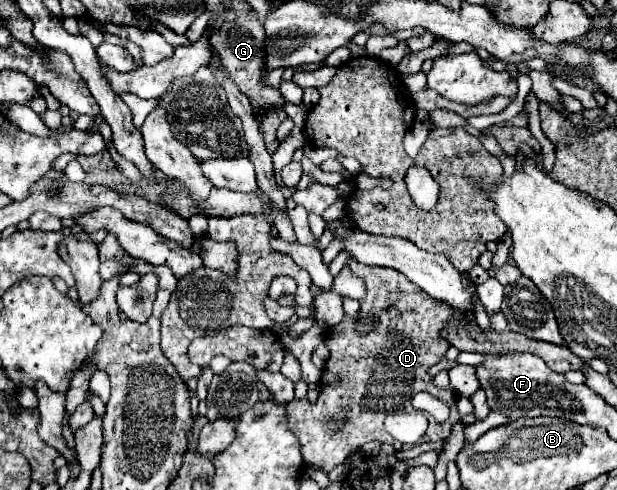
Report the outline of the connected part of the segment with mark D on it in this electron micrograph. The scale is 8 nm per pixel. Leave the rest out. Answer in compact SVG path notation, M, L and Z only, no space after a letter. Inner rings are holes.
M348 261L350 269L364 279L368 287L368 295L360 301L362 309L358 317L344 315L342 323L334 327L328 335L326 345L330 349L330 359L324 367L320 379L320 395L312 403L308 399L294 401L294 407L288 407L288 427L300 437L300 451L304 461L318 463L326 473L332 471L334 465L342 463L348 453L356 447L362 447L368 441L392 443L402 449L402 443L392 439L392 435L384 429L384 419L388 413L414 413L412 397L420 391L428 391L450 407L450 417L444 423L438 423L430 417L430 429L422 437L422 441L442 441L450 435L452 425L460 419L456 409L456 395L432 385L432 375L428 369L436 365L448 349L448 343L440 337L442 327L446 323L464 325L464 317L446 307L442 301L430 299L424 291L404 279L404 275L396 273L396 269L388 267L366 267ZM400 293L422 293L404 297L400 301ZM360 317L376 317L380 323L370 335L360 337L356 333L356 321Z

